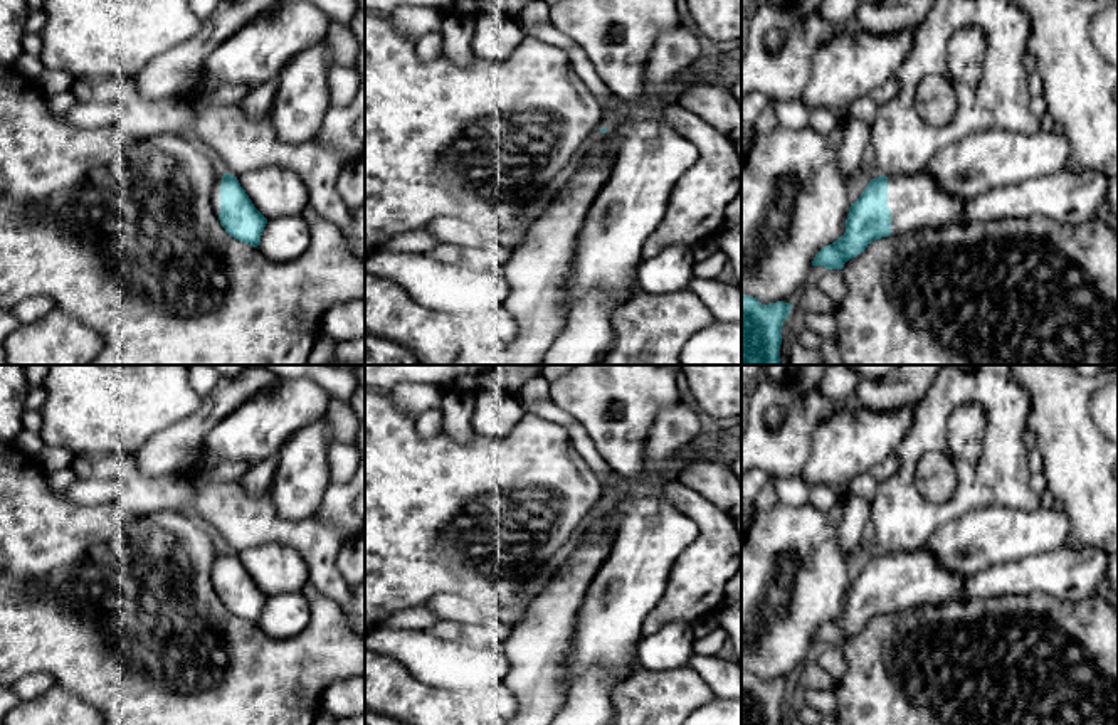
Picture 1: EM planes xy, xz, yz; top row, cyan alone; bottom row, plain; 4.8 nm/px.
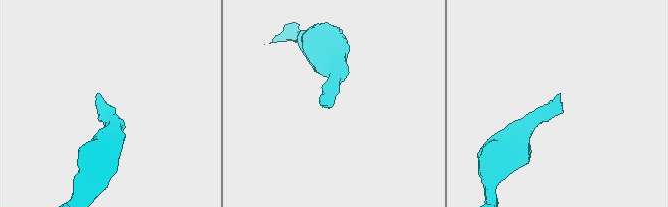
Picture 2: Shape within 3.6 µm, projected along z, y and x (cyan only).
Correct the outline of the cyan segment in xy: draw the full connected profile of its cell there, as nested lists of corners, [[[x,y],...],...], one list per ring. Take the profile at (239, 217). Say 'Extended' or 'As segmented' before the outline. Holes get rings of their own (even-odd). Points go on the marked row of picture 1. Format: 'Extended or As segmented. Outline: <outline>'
Extended. Outline: [[[222,173],[217,178],[212,207],[229,235],[244,244],[259,246],[267,219],[254,207],[237,177]]]

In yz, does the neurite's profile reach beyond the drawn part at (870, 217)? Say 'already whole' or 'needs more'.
needs more

